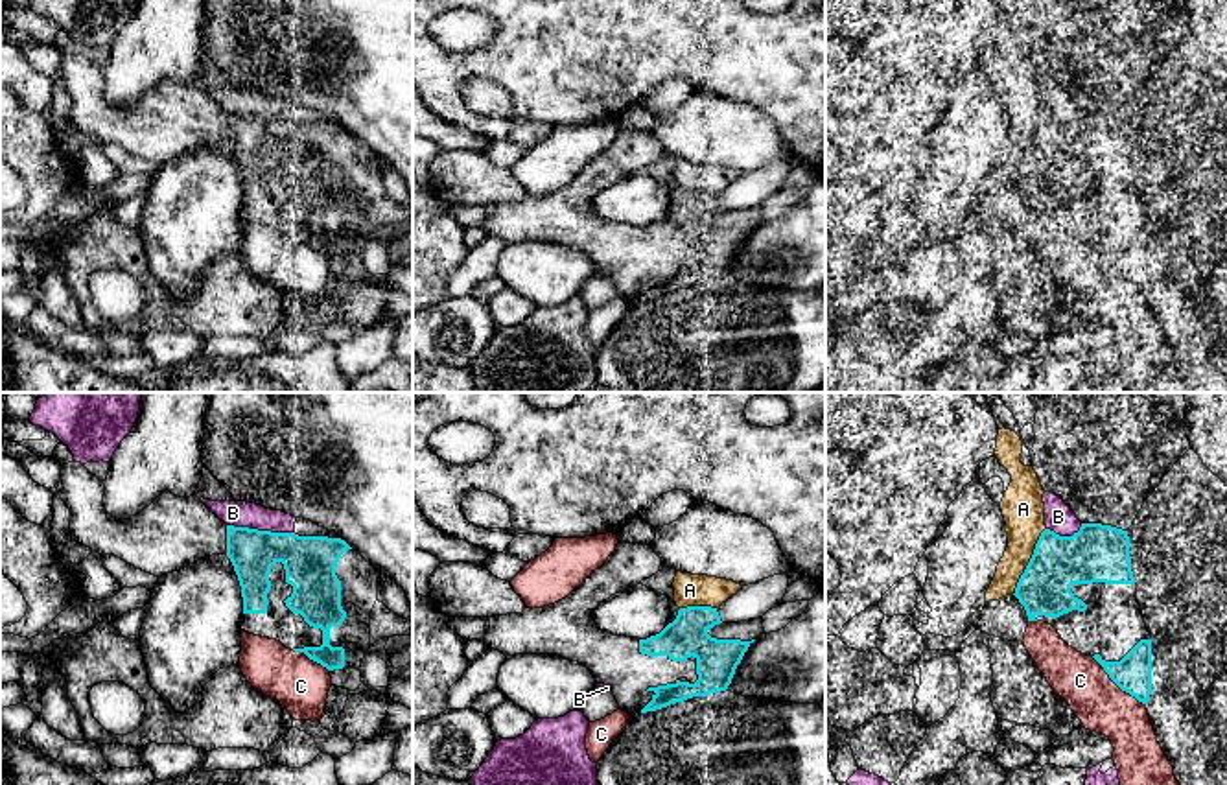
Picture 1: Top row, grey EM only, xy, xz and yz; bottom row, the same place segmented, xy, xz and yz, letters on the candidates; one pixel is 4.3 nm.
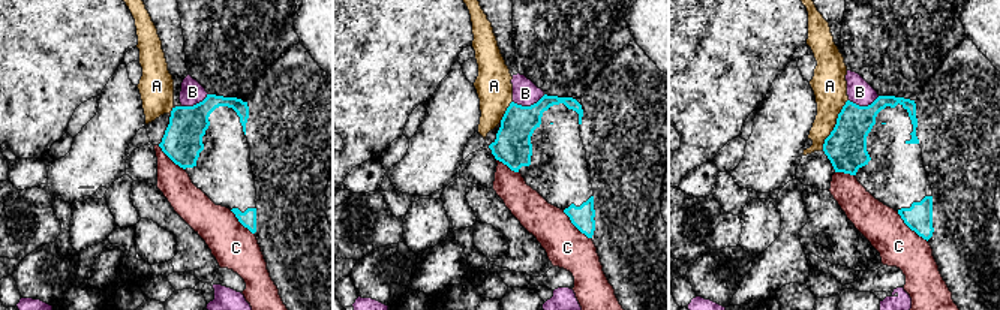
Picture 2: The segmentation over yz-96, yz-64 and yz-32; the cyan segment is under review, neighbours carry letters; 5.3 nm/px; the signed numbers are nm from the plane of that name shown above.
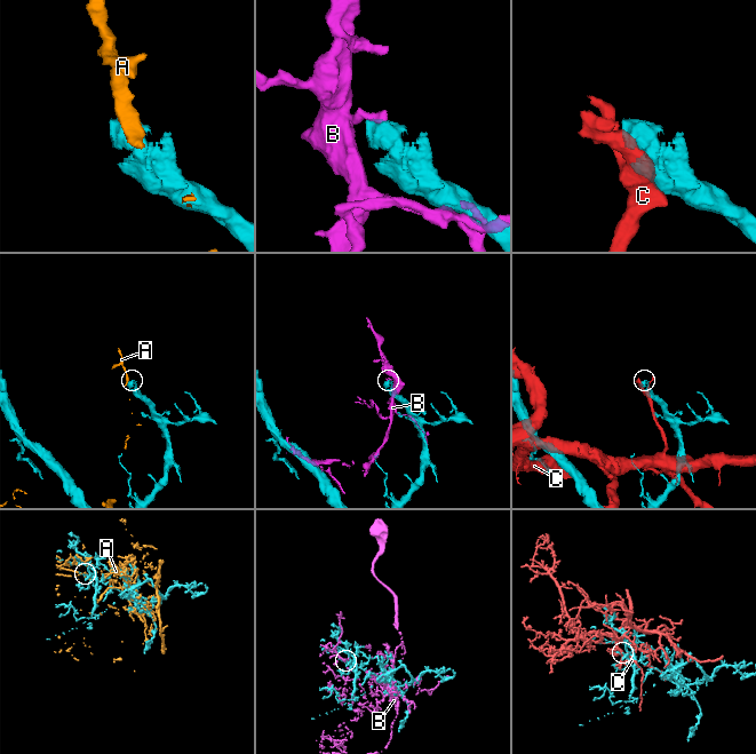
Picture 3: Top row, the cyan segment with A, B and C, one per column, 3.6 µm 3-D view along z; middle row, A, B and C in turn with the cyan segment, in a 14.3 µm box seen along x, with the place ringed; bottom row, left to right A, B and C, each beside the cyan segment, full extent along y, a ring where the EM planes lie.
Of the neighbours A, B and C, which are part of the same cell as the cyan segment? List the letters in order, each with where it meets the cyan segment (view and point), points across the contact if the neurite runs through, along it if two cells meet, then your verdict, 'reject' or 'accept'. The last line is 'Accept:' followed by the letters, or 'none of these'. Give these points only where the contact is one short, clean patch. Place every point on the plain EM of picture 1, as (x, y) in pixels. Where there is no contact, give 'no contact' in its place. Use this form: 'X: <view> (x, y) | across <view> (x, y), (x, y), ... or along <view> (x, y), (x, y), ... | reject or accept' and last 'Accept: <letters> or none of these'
A: yz (1030, 148) | reject
B: xy (260, 118) | reject
C: yz (1117, 271) | reject
Accept: none of these

